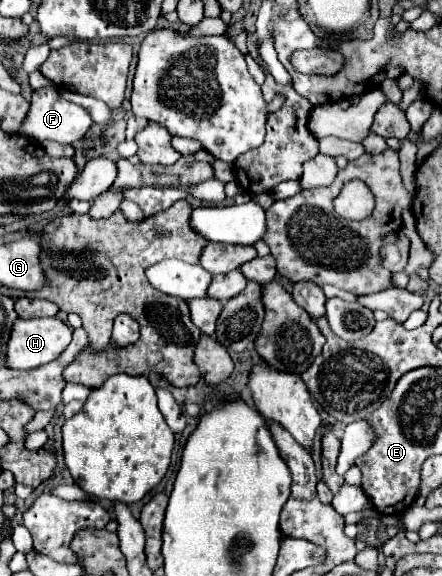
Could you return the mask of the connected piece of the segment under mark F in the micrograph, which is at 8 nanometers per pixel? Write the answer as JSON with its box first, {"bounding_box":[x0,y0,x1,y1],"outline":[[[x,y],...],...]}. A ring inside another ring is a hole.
{"bounding_box":[19,88,93,144],"outline":[[[41,88],[31,98],[31,110],[29,110],[29,116],[23,122],[23,128],[21,128],[19,134],[35,138],[37,142],[53,140],[53,142],[59,142],[59,144],[75,144],[77,140],[81,140],[85,136],[85,132],[91,126],[93,126],[93,120],[83,106],[63,100],[59,96],[59,92],[55,92],[55,90]]]}

